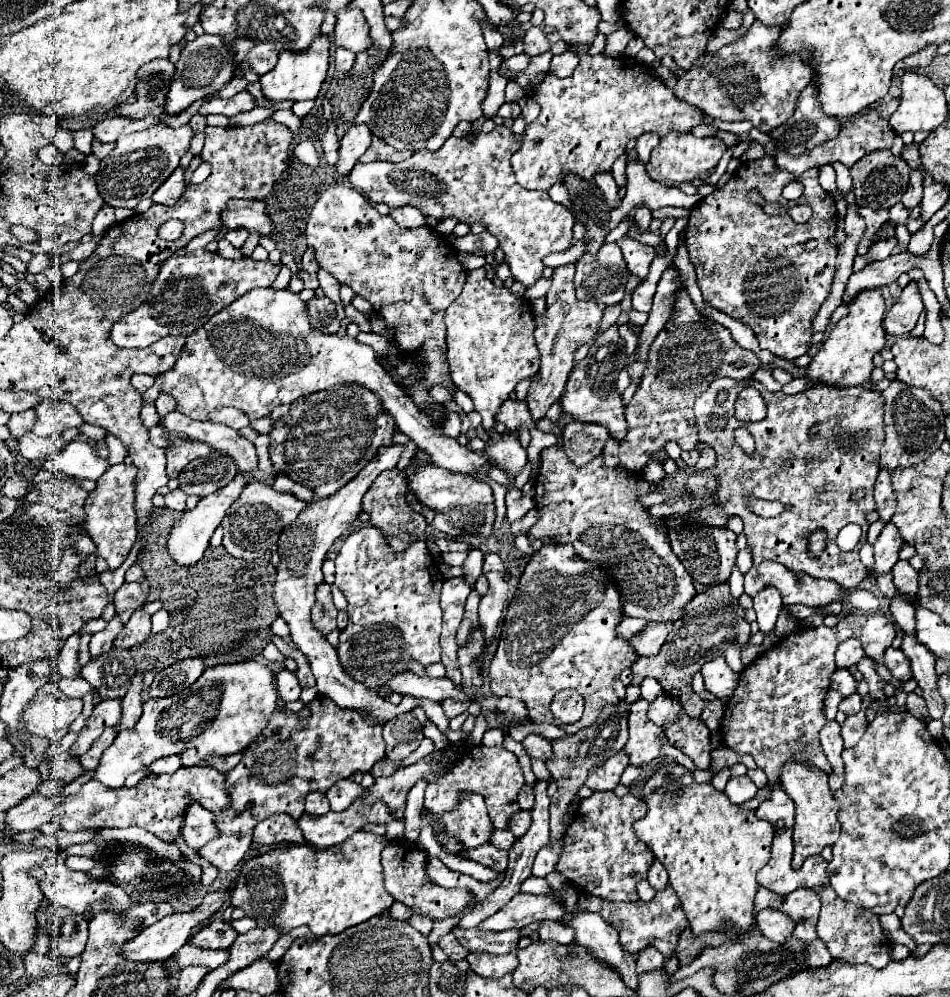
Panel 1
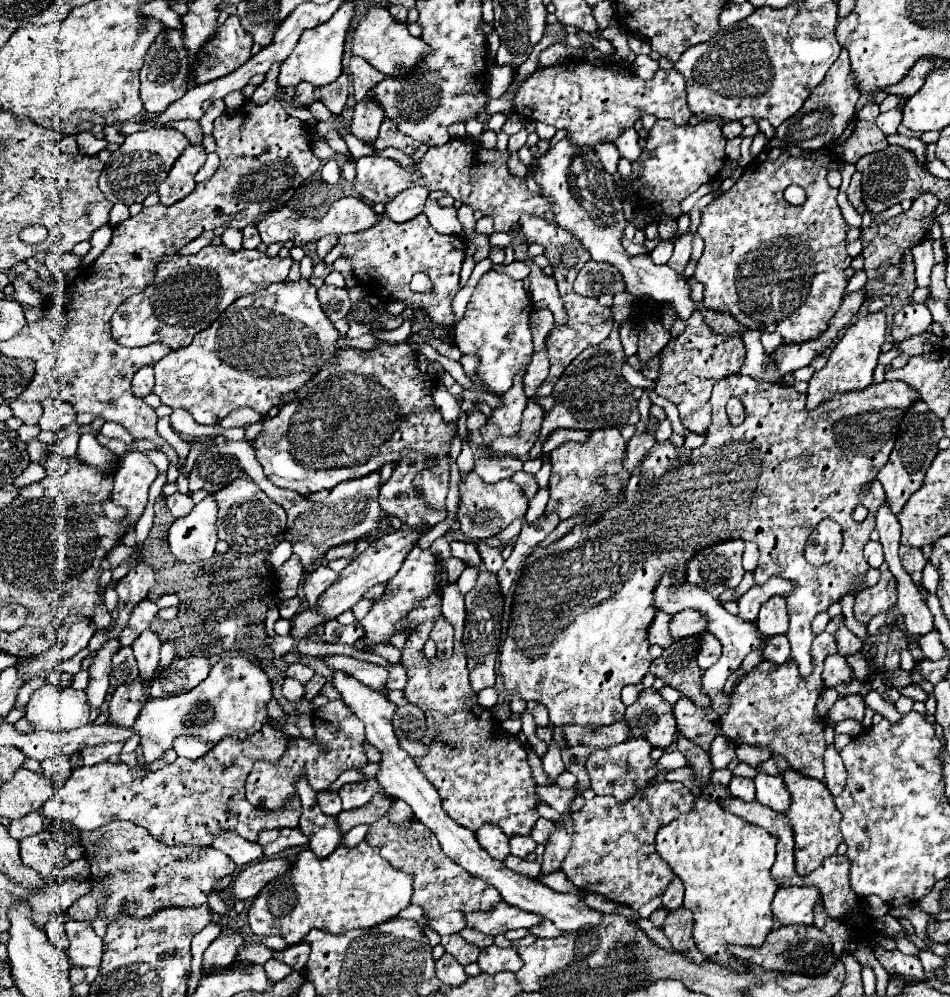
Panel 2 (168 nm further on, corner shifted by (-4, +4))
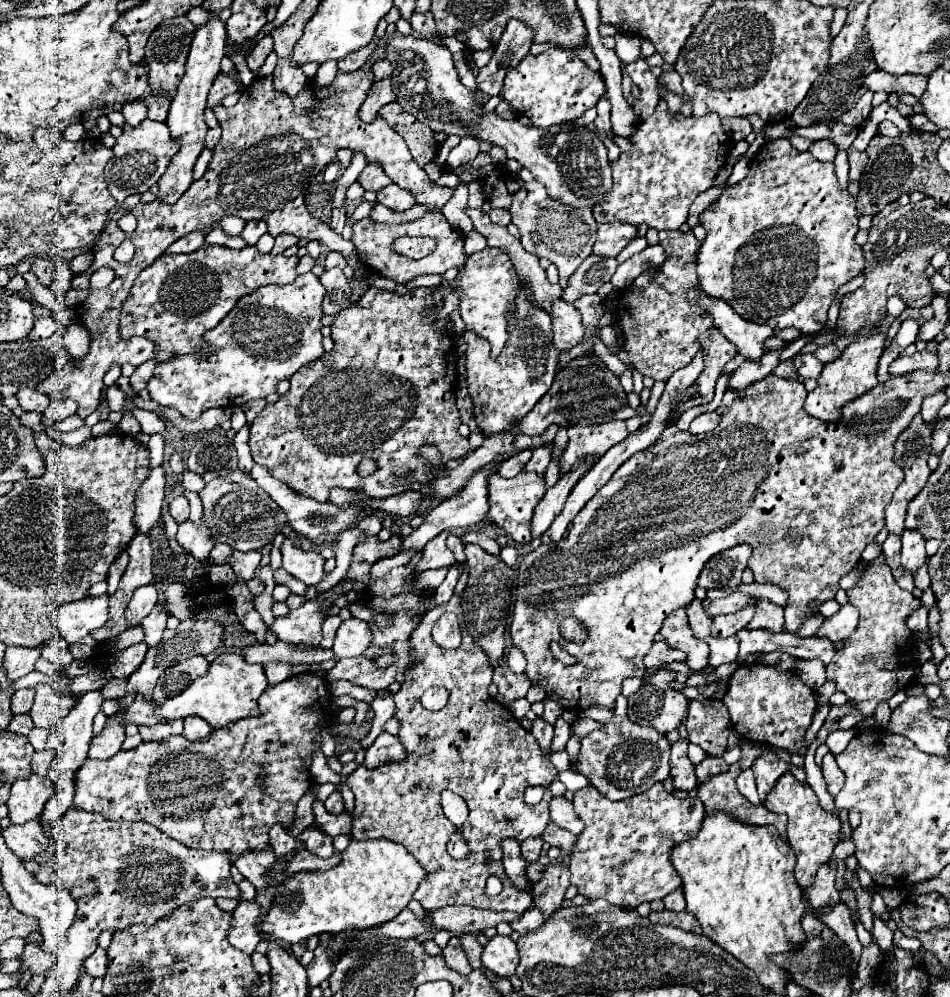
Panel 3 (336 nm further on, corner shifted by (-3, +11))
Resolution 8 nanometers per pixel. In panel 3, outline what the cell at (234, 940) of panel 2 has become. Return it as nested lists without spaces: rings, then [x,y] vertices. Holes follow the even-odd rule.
[[[241,902],[233,912],[233,928],[229,930],[229,942],[247,954],[253,954],[255,946],[261,942],[259,912],[261,906],[257,902]]]

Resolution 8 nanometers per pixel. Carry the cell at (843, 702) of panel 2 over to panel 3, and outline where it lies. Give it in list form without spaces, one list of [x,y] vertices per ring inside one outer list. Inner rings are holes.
[[[845,704],[845,706],[831,706],[825,724],[821,726],[821,730],[817,732],[817,740],[821,744],[825,744],[827,734],[835,732],[835,730],[851,730],[853,726],[857,726],[863,720],[863,716],[859,714],[859,710],[853,704]]]

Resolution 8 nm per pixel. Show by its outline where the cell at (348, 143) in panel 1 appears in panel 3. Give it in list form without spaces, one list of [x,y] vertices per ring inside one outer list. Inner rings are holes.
[[[391,78],[373,82],[371,90],[369,90],[367,96],[365,96],[365,102],[363,102],[363,106],[361,106],[359,116],[361,116],[365,122],[371,122],[371,120],[377,116],[379,108],[383,108],[385,104],[393,102],[393,98],[395,98],[395,94],[393,94],[393,90],[391,90]]]

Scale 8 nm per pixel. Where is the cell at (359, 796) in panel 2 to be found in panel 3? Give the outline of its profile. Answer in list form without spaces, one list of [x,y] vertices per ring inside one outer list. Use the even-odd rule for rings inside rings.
[[[453,594],[453,598],[443,604],[431,608],[421,624],[415,628],[411,636],[411,646],[415,652],[417,664],[405,674],[403,688],[395,694],[395,718],[399,720],[399,740],[405,748],[407,758],[403,762],[387,762],[385,766],[379,766],[375,770],[369,770],[365,766],[359,766],[347,776],[347,786],[355,794],[355,820],[353,820],[353,830],[351,834],[355,840],[375,840],[375,838],[387,838],[391,842],[403,844],[415,860],[427,870],[427,878],[421,882],[421,886],[415,892],[415,900],[427,910],[439,910],[443,906],[473,906],[473,908],[487,908],[487,910],[509,910],[509,912],[519,912],[523,914],[525,910],[531,908],[531,894],[529,892],[519,892],[511,880],[507,878],[503,870],[503,850],[501,844],[505,838],[515,838],[517,842],[523,842],[527,838],[541,836],[547,822],[549,822],[549,802],[553,794],[547,790],[547,786],[557,780],[557,768],[543,756],[539,744],[535,742],[533,734],[527,732],[519,720],[509,712],[507,706],[495,702],[489,694],[487,688],[491,684],[493,676],[493,666],[487,662],[487,654],[475,646],[475,640],[471,634],[467,634],[463,626],[463,642],[455,650],[439,650],[431,638],[431,628],[437,622],[437,618],[443,612],[455,612],[461,626],[463,626],[463,610],[461,610],[461,598]],[[431,686],[445,686],[451,696],[449,702],[443,710],[439,712],[429,712],[421,706],[419,698],[421,694],[431,688]],[[529,786],[543,786],[545,794],[539,804],[527,804],[523,800],[523,792]],[[451,790],[459,794],[467,806],[469,806],[469,818],[471,818],[471,828],[463,828],[463,836],[467,838],[467,844],[471,848],[471,856],[467,860],[455,860],[447,852],[447,840],[449,836],[457,830],[453,822],[443,814],[441,810],[441,792]],[[485,852],[491,858],[489,864],[485,864]],[[489,876],[499,876],[503,882],[503,892],[499,896],[485,896],[485,882]]]

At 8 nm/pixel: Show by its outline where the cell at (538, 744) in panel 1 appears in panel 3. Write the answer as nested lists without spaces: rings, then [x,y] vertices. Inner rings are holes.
[[[539,718],[533,722],[531,734],[537,738],[543,752],[551,752],[551,738],[553,738],[553,726],[551,724],[547,724],[547,722],[543,722],[543,718]]]

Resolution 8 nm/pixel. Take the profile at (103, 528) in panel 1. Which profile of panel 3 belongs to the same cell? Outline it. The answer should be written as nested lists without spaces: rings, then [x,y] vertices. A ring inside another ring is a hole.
[[[151,434],[151,440],[149,440],[149,460],[151,460],[151,468],[163,464],[163,436],[161,434]]]

